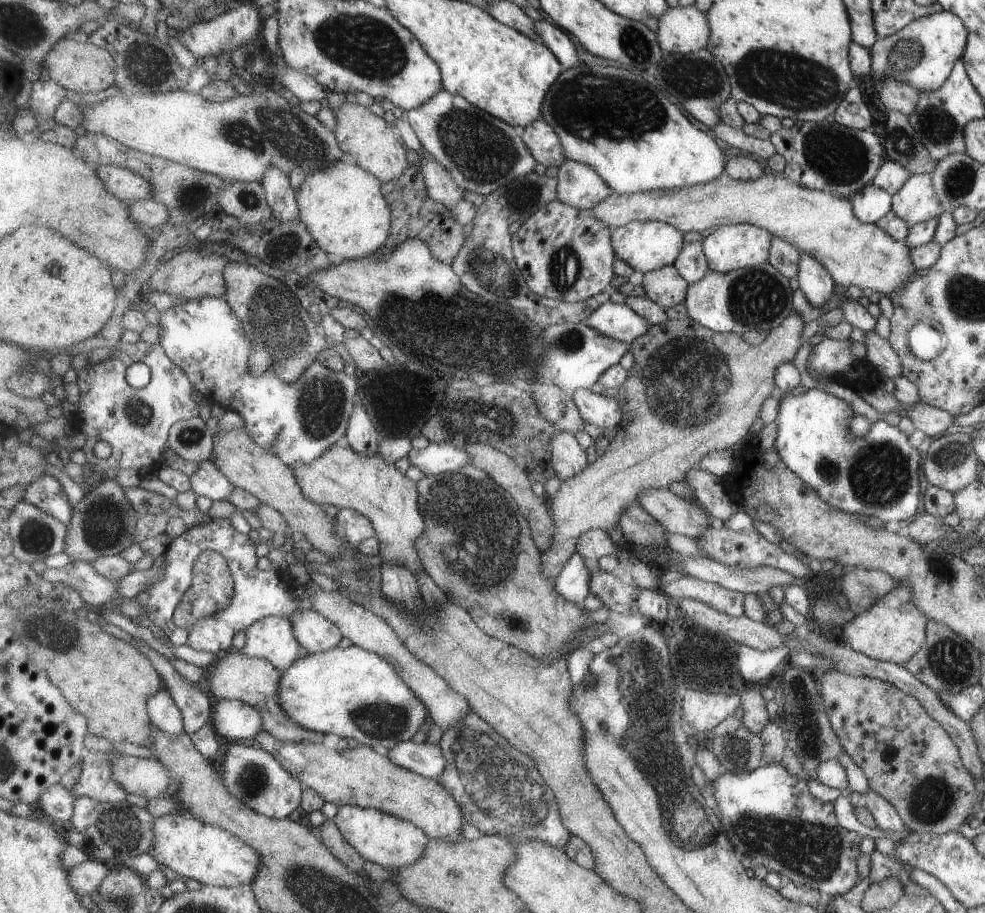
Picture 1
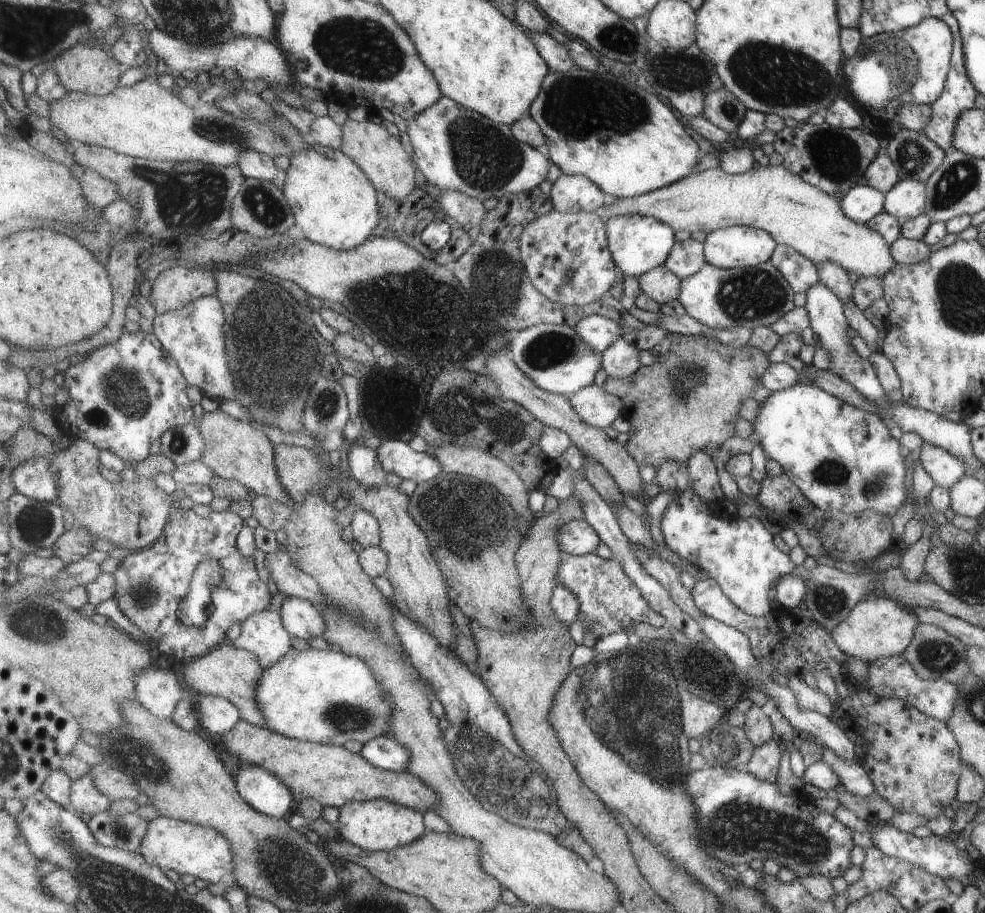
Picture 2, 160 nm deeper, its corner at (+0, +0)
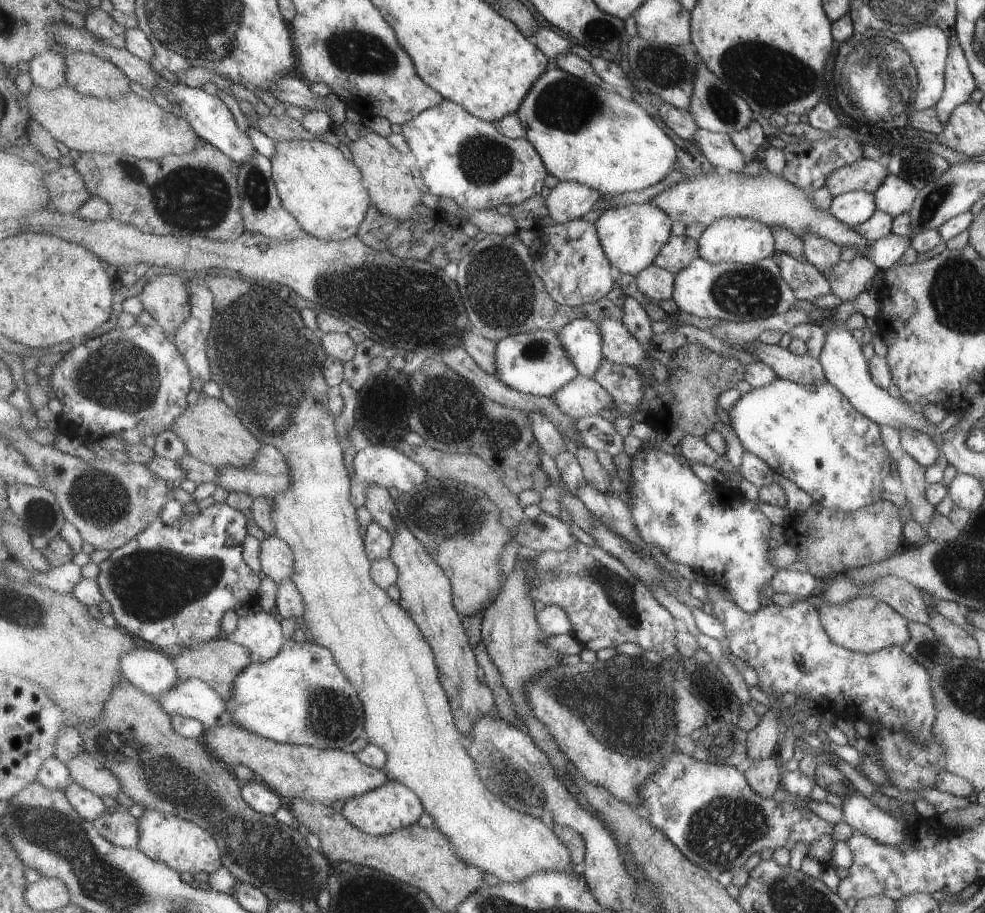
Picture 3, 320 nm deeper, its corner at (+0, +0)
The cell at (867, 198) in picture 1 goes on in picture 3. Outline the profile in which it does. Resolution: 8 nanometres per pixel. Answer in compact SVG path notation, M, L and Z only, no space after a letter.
M851 191L833 197L828 211L839 222L852 227L867 220L875 209L873 193Z

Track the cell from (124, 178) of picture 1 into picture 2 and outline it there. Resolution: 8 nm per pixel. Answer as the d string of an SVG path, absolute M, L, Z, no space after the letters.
M75 162L72 166L73 176L77 180L81 180L85 192L85 198L98 208L107 208L111 204L121 200L121 188L119 183L112 179L107 180L105 176L101 176L99 172L91 168L84 168Z

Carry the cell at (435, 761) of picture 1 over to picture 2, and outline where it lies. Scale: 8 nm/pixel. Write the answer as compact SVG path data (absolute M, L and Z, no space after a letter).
M391 735L365 743L360 754L375 767L387 771L407 771L411 762L411 750L405 744L395 742Z

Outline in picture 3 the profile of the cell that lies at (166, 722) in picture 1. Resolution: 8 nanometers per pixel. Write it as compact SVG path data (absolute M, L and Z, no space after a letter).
M135 647L121 657L121 666L125 678L156 698L179 682L177 667L169 651Z

